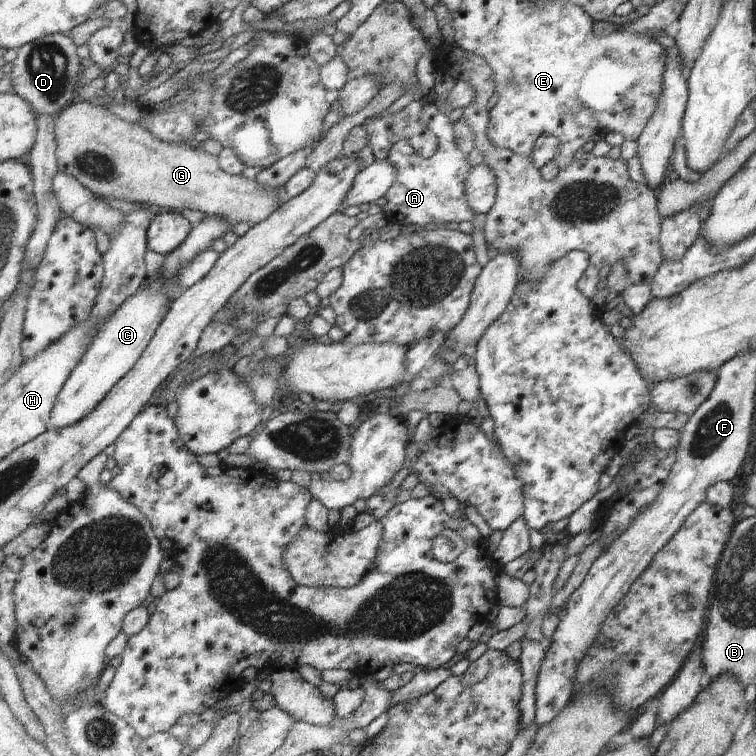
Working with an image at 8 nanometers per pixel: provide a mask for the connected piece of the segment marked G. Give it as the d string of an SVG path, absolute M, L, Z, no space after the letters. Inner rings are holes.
M91 102L69 104L57 118L57 159L58 170L75 176L85 188L99 196L117 198L129 203L142 203L155 210L181 211L185 209L200 211L207 216L223 216L231 224L246 222L250 227L261 224L275 214L279 208L277 190L261 186L257 180L247 176L233 175L221 168L217 155L211 155L202 149L193 149L189 144L167 144L157 140L149 130L121 120L109 111L107 106L97 106Z

